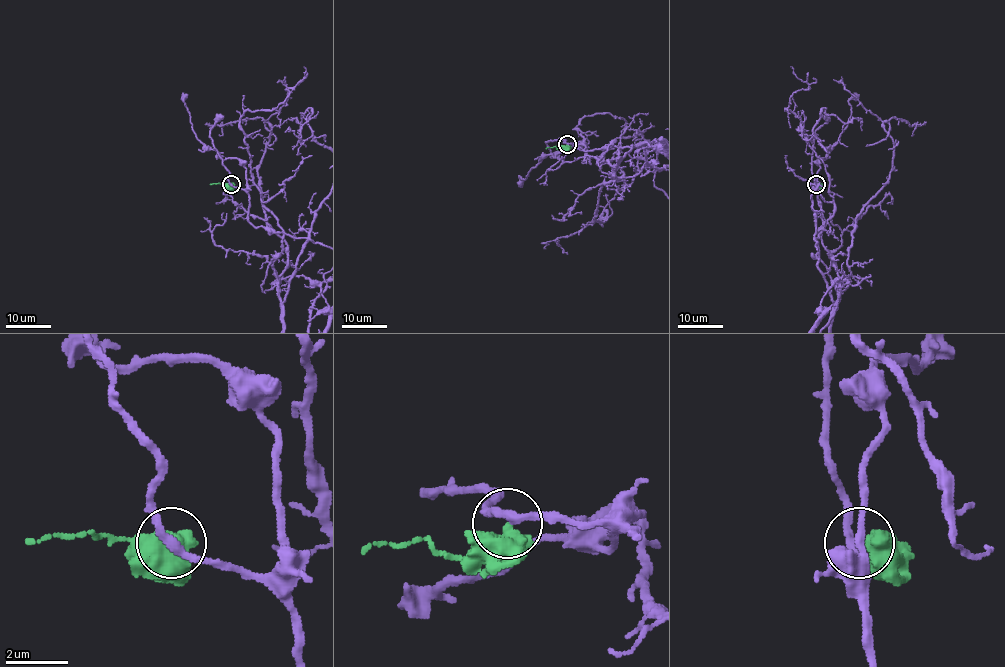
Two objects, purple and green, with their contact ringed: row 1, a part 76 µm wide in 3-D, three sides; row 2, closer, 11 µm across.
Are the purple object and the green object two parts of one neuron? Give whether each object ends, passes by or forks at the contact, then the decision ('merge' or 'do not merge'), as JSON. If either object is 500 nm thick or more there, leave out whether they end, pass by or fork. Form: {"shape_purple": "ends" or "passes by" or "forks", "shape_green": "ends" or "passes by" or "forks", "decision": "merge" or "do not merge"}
{"decision": "merge"}

